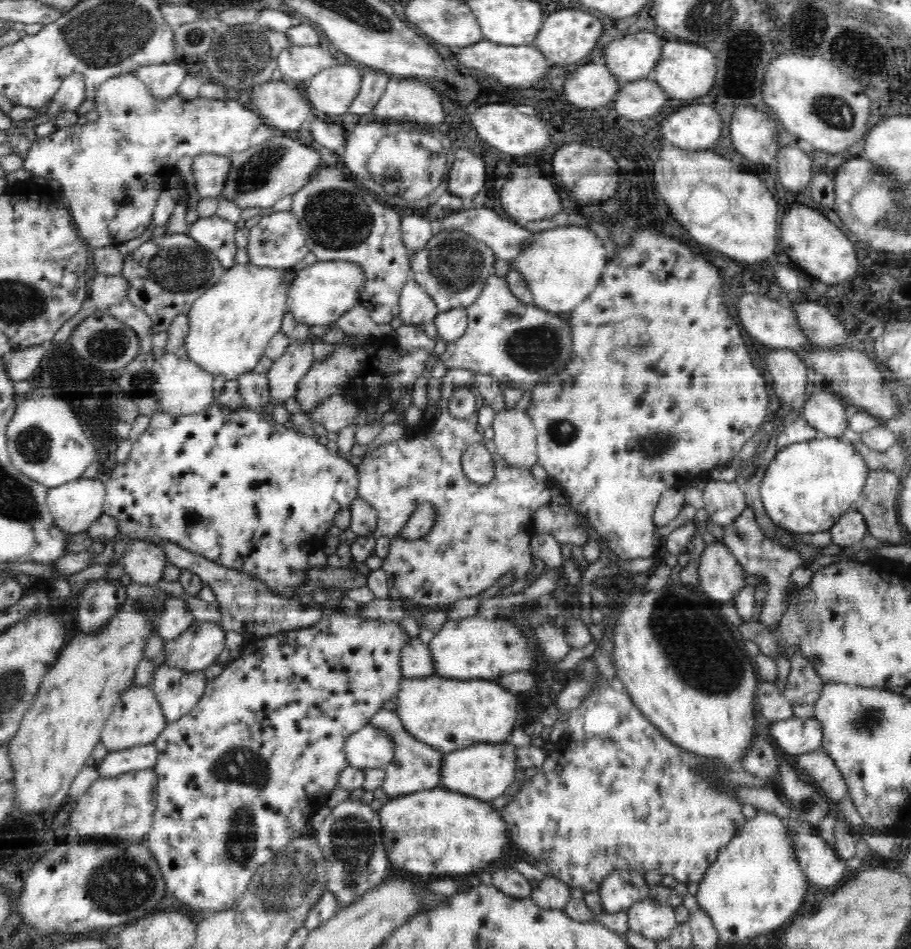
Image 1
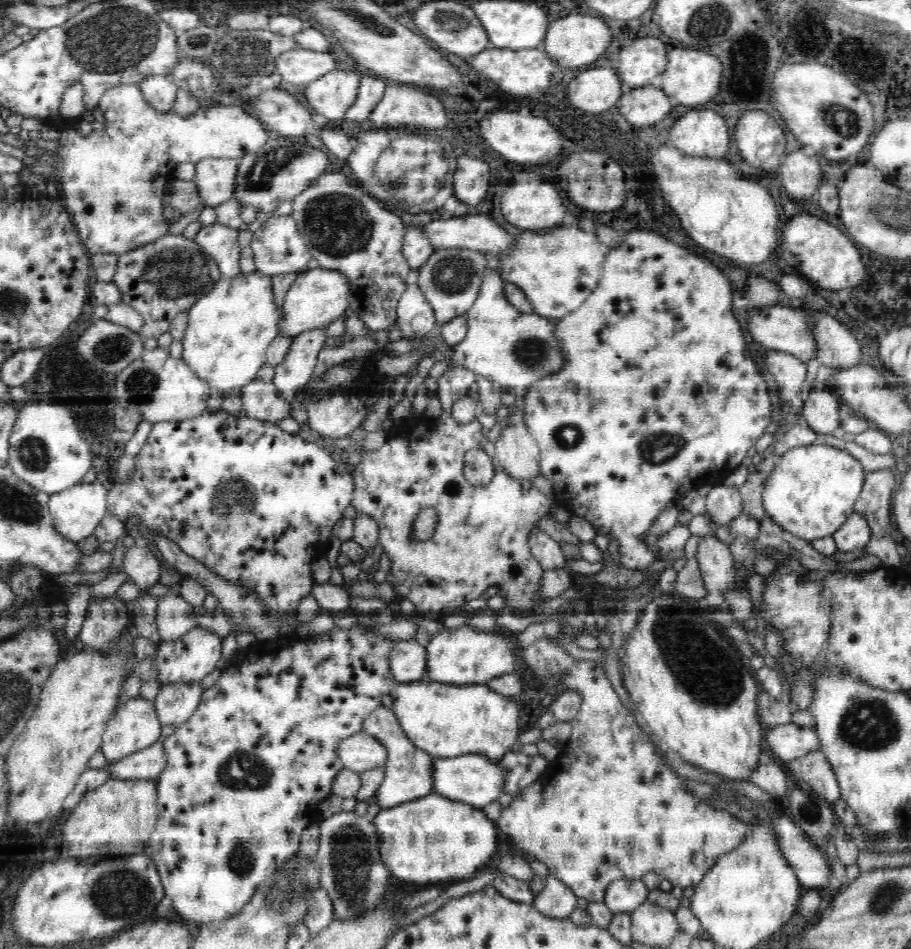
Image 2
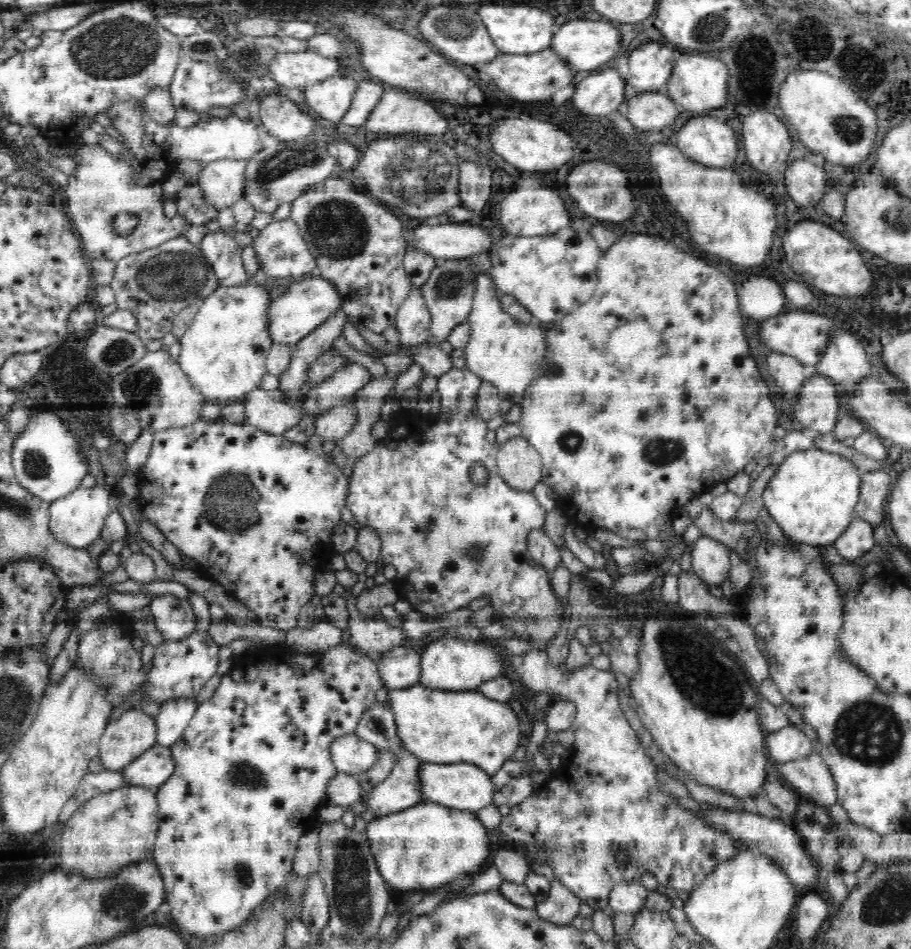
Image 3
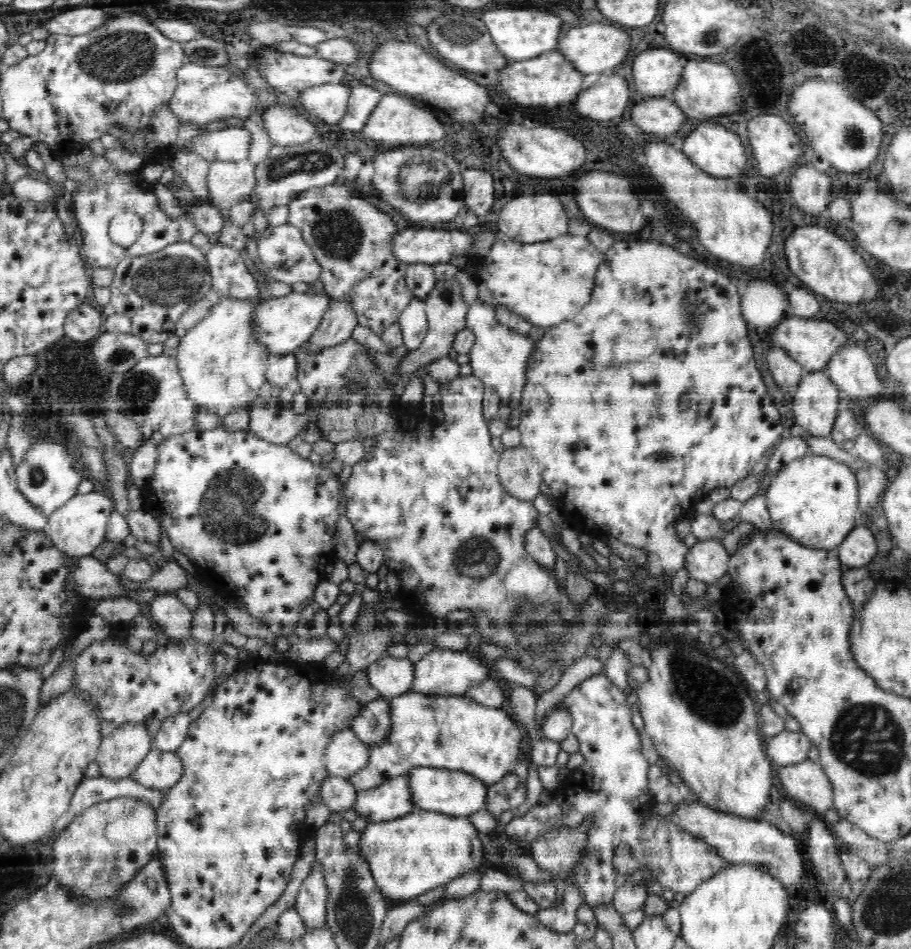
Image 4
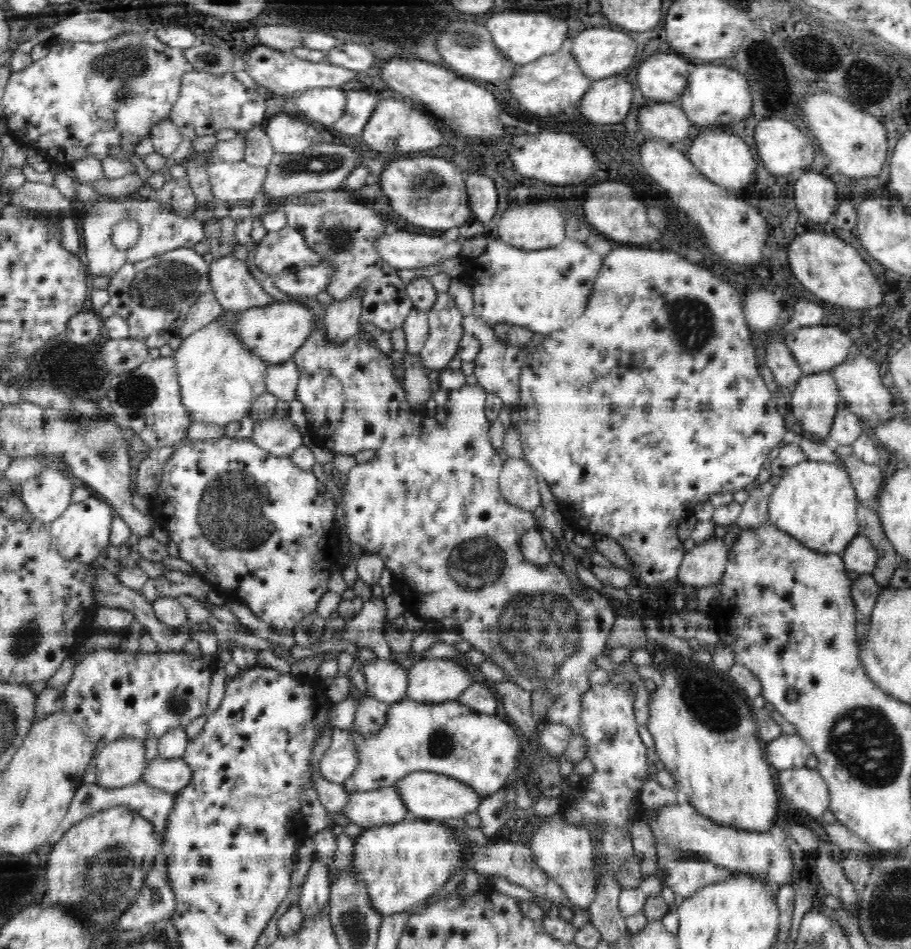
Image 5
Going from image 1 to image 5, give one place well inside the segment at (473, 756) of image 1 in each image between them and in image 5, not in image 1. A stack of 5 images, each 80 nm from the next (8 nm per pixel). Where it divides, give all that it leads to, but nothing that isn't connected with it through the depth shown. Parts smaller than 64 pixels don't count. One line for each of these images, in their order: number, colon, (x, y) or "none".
2: (472, 779)
3: (464, 786)
4: (455, 793)
5: (428, 795)

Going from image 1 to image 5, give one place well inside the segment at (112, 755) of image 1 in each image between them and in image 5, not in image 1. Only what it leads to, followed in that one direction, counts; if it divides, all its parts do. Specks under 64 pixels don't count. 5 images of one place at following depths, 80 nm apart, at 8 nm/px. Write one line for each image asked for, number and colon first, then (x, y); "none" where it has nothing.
2: (149, 763)
3: (150, 770)
4: (159, 770)
5: (170, 775)

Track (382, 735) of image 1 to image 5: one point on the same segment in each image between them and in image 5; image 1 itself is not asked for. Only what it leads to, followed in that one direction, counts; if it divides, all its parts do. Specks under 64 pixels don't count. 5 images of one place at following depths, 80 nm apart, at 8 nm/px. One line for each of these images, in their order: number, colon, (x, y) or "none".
2: (360, 752)
3: (352, 755)
4: (346, 754)
5: (341, 759)

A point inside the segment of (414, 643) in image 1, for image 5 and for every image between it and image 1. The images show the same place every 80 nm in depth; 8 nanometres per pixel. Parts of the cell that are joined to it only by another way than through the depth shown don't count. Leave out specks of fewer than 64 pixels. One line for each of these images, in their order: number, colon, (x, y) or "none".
2: (408, 662)
3: (400, 667)
4: (390, 676)
5: (386, 681)

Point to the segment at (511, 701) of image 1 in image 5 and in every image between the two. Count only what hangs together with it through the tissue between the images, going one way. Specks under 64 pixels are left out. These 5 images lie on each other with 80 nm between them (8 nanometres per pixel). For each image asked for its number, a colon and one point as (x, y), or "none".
2: (445, 721)
3: (444, 727)
4: (455, 733)
5: (479, 749)

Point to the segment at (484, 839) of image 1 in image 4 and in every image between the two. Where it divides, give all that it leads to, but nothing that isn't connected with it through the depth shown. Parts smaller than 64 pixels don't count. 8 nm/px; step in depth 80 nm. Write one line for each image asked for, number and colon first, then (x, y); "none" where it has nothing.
2: (431, 838)
3: (424, 846)
4: (408, 856)

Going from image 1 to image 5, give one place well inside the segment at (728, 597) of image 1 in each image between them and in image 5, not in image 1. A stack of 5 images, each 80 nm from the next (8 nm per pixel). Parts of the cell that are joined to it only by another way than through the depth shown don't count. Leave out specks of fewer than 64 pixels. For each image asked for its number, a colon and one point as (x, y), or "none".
2: (716, 564)
3: (711, 560)
4: (707, 560)
5: (705, 564)

